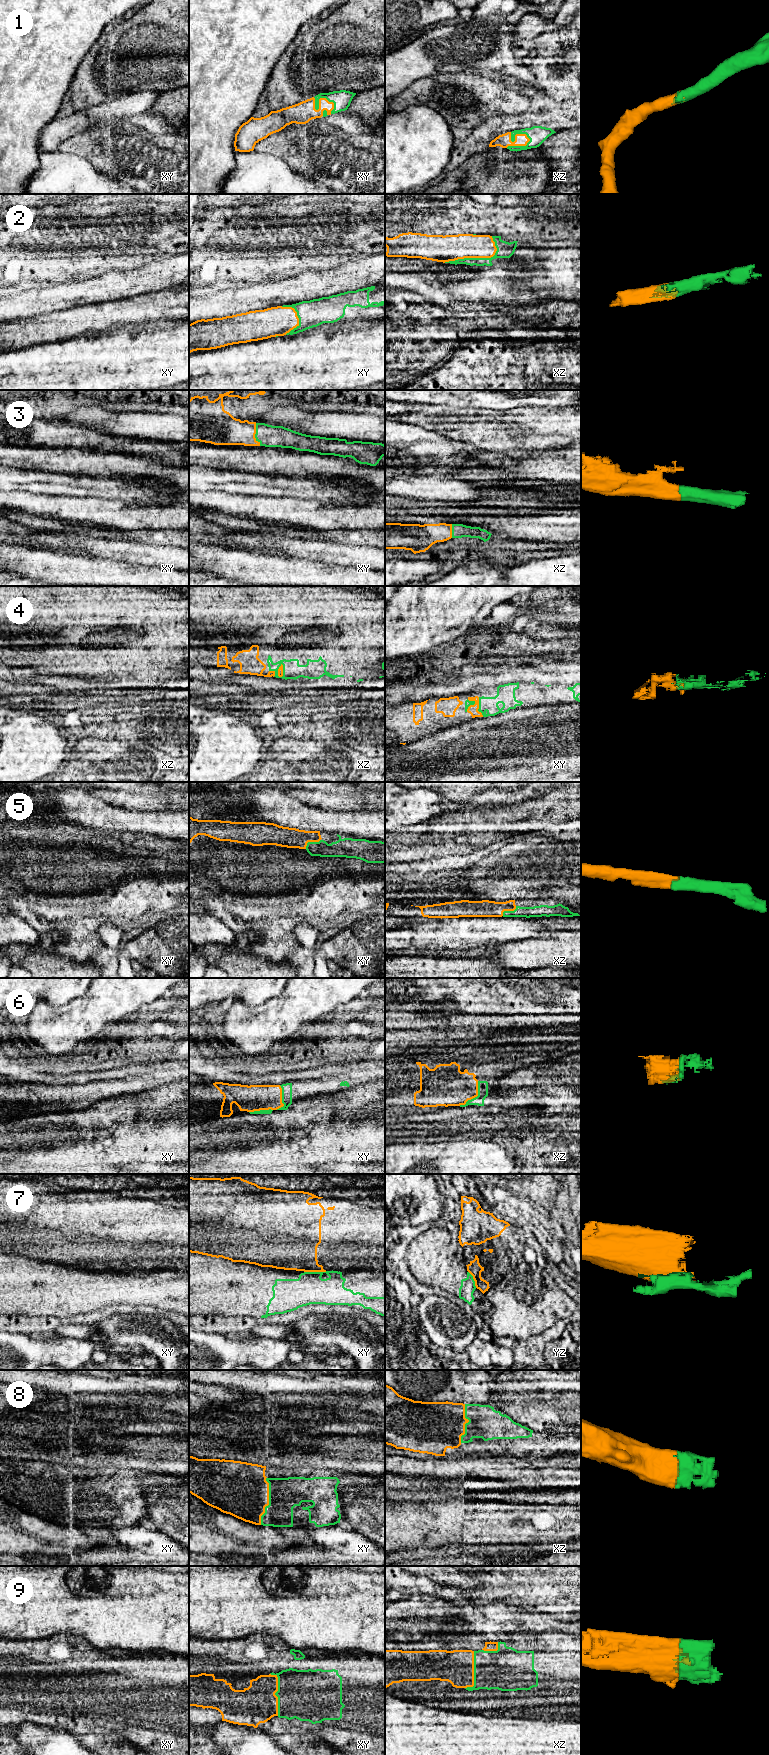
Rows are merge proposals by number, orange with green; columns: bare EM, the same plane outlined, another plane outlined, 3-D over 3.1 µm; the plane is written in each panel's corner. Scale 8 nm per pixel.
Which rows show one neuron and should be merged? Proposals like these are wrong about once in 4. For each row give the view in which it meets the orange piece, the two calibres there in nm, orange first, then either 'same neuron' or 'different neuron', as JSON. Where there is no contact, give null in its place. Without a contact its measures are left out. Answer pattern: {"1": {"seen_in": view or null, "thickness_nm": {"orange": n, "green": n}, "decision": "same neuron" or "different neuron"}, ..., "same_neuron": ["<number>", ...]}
{"1": {"seen_in": "xz", "thickness_nm": {"orange": 110, "green": 140}, "decision": "same neuron"}, "2": {"seen_in": "xz", "thickness_nm": {"orange": 220, "green": 100}, "decision": "same neuron"}, "3": {"seen_in": "xy", "thickness_nm": {"orange": 240, "green": 180}, "decision": "same neuron"}, "4": {"seen_in": "xy", "thickness_nm": {"orange": 80, "green": 140}, "decision": "same neuron"}, "5": {"seen_in": "xy", "thickness_nm": {"orange": 160, "green": 140}, "decision": "same neuron"}, "6": {"seen_in": "xz", "thickness_nm": {"orange": 320, "green": 80}, "decision": "same neuron"}, "7": {"seen_in": "xy", "thickness_nm": {"orange": 360, "green": 240}, "decision": "different neuron"}, "8": {"seen_in": "xy", "thickness_nm": {"orange": 440, "green": 260}, "decision": "same neuron"}, "9": {"seen_in": "xy", "thickness_nm": {"orange": 300, "green": 400}, "decision": "same neuron"}, "same_neuron": ["1", "2", "3", "4", "5", "6", "8", "9"]}

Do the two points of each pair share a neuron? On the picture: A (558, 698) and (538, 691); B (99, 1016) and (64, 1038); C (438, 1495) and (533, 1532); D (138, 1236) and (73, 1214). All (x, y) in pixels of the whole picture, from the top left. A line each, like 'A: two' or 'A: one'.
A: one
B: one
C: two
D: one

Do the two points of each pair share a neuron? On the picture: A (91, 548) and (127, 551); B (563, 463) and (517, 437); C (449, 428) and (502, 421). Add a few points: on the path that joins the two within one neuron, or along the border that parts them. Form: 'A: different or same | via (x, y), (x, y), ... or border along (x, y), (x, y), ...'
A: same | via (100, 548), (118, 550)
B: different | border along (563, 450), (534, 450), (528, 456), (518, 459)
C: same | via (462, 428), (489, 428)

